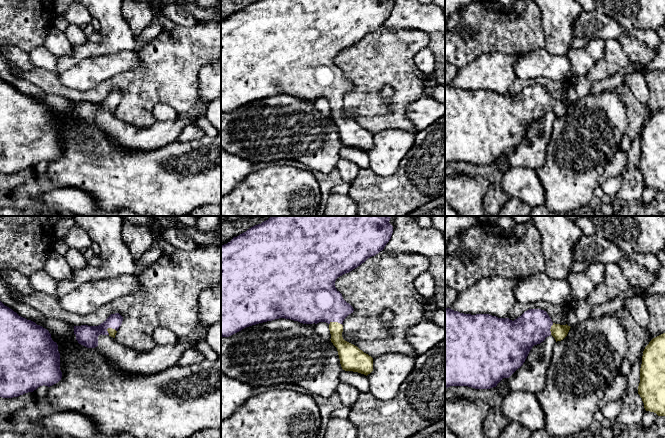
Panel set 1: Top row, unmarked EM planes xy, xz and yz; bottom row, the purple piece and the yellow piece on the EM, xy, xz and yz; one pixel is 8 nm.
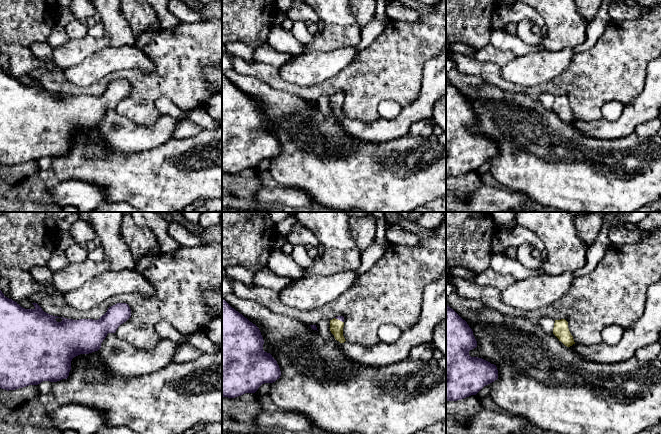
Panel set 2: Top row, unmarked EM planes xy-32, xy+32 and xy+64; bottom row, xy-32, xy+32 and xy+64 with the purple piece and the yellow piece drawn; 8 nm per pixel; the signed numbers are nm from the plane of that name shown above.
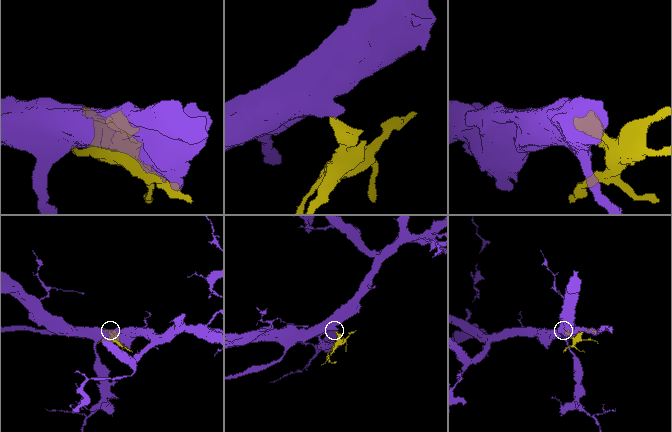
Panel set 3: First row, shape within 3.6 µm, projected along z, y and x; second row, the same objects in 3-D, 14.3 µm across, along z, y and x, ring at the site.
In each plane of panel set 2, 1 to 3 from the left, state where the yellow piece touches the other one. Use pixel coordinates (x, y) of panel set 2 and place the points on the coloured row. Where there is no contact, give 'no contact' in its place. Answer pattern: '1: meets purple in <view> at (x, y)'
1: no contact
2: meets purple in xy+32 at (339, 319)
3: no contact

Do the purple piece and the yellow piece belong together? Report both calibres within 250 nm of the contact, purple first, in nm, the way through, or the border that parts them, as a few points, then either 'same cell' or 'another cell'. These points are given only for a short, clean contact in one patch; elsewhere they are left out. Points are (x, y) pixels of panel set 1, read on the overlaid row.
160/60 nm | across xy (87, 336), (94, 331), (111, 327), (112, 332) | same cell

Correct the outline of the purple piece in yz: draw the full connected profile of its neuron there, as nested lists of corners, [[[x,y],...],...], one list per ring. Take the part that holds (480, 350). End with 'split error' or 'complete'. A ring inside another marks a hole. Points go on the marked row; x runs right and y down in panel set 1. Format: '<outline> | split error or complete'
[[[445,308],[445,387],[468,386],[475,389],[496,387],[503,378],[509,378],[525,362],[534,345],[552,335],[556,342],[563,340],[570,326],[555,324],[546,311],[529,309],[514,321],[489,314],[464,314]]] | split error

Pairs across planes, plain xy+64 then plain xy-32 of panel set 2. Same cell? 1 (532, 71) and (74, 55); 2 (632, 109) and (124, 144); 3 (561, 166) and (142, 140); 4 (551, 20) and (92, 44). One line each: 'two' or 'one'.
1: two
2: one
3: two
4: one

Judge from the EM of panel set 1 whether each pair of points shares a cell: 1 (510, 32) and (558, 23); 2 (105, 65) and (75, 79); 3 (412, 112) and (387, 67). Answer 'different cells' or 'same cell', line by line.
1: different cells
2: same cell
3: different cells

